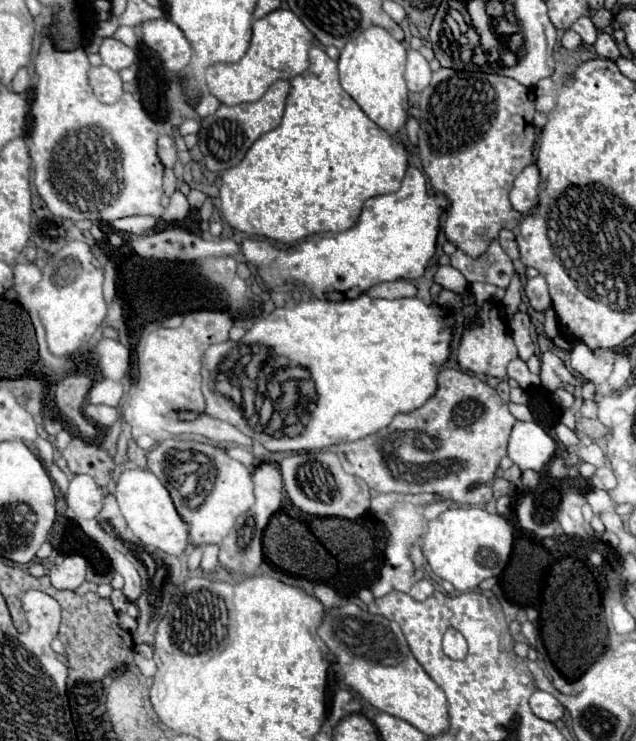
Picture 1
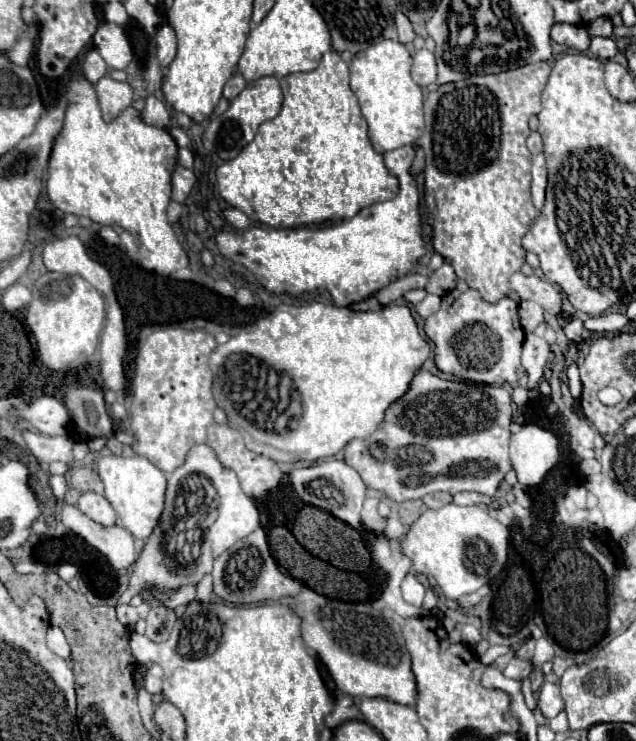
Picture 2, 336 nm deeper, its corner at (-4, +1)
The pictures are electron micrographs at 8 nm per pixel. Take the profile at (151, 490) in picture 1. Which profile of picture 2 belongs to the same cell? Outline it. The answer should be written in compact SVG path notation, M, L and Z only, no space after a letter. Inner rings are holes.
M102 455L98 459L98 475L104 483L104 497L118 515L118 523L136 539L146 541L158 525L166 501L166 475L140 455Z

